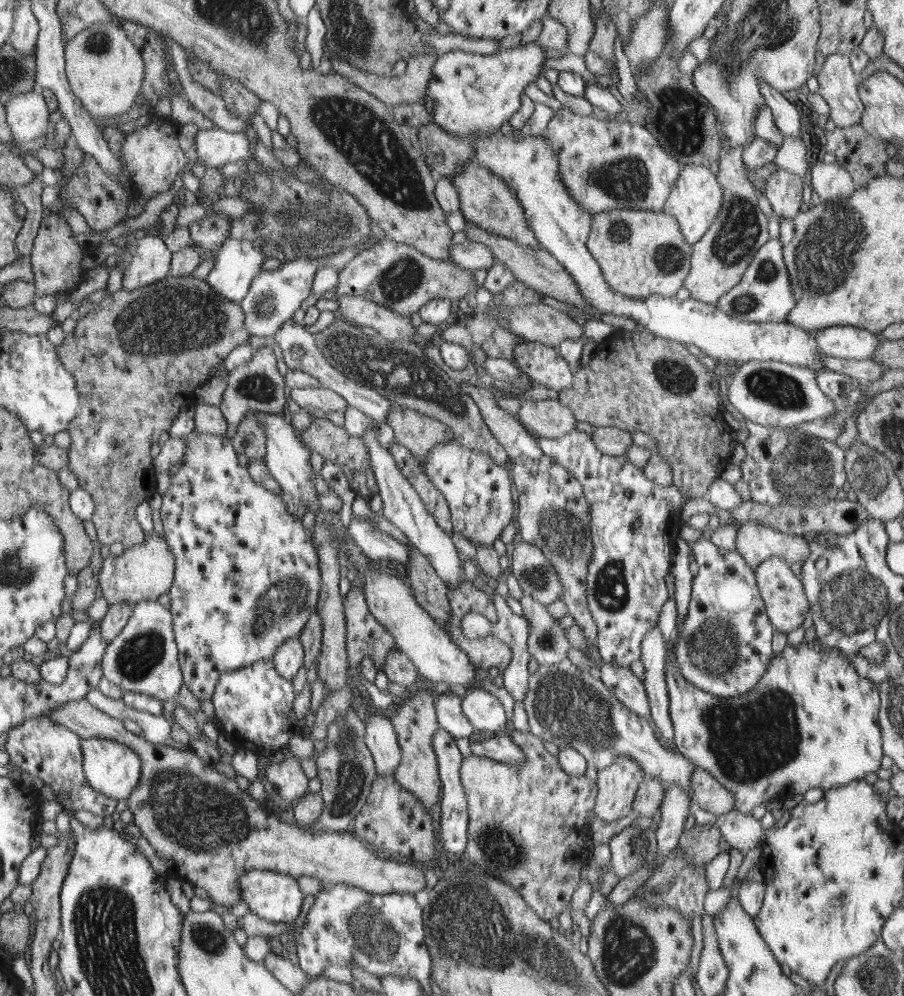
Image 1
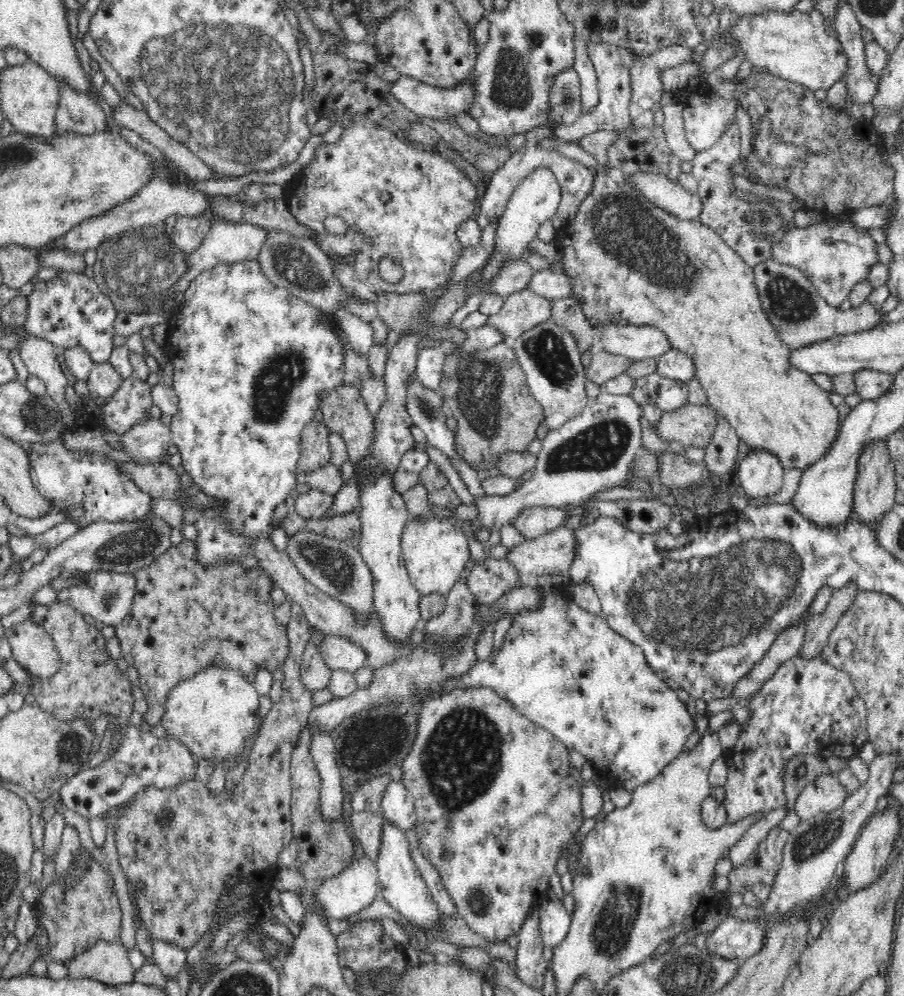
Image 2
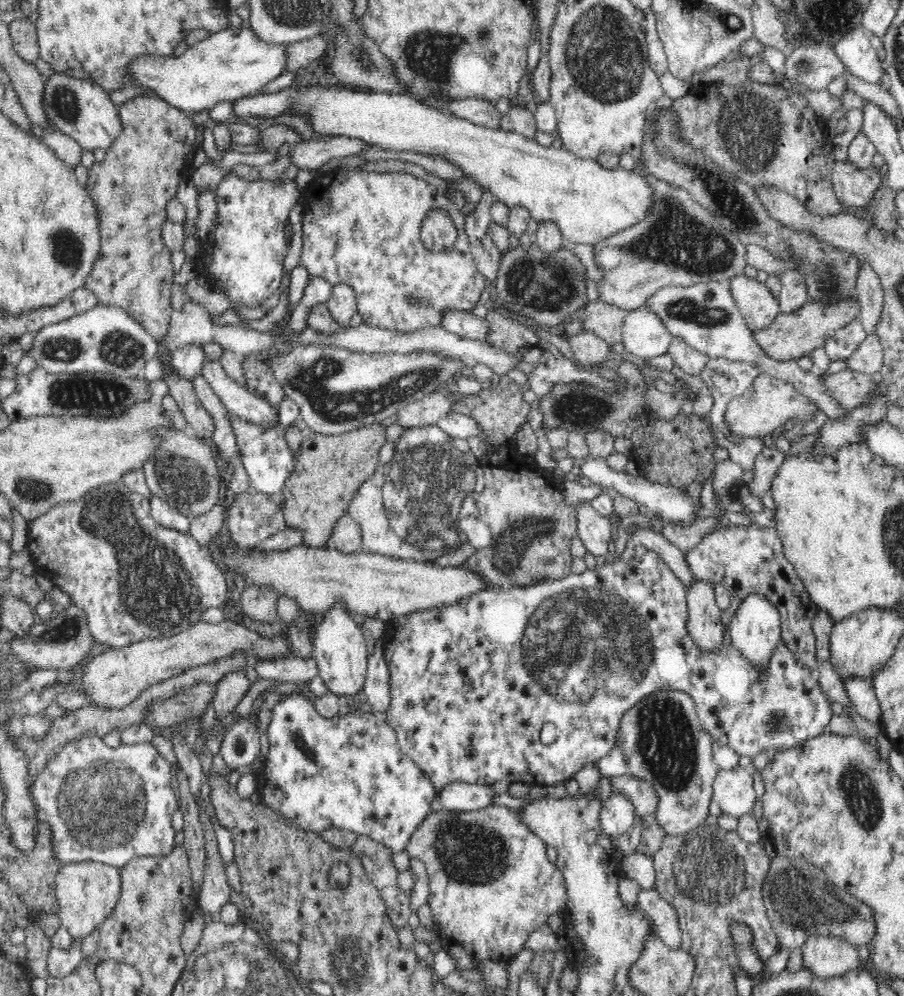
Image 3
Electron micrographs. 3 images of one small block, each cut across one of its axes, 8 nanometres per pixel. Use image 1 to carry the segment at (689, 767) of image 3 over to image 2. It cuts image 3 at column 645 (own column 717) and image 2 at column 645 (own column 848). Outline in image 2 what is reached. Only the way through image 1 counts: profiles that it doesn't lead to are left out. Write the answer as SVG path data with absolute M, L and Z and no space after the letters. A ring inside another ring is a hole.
M560 585L559 587L545 588L538 586L538 589L540 589L540 595L542 595L540 608L518 612L512 619L512 626L507 630L499 651L492 651L487 658L478 661L468 674L464 674L460 678L446 679L441 684L439 694L448 694L448 692L452 692L456 688L491 688L494 692L497 692L508 700L508 702L511 702L515 706L515 709L522 716L528 717L536 727L542 727L551 732L556 737L556 740L566 745L568 750L576 750L576 752L580 753L590 752L590 750L596 752L596 744L602 744L602 752L604 752L604 758L606 758L606 770L601 769L599 771L600 779L606 781L612 787L622 787L632 793L636 787L649 783L653 778L656 778L663 771L663 768L666 768L672 760L682 753L682 748L684 748L688 736L695 731L694 719L686 710L686 704L678 699L675 691L648 667L641 646L630 642L627 638L612 630L602 615L592 614L584 610L584 608L580 608L580 605L575 603L568 592L568 586Z

